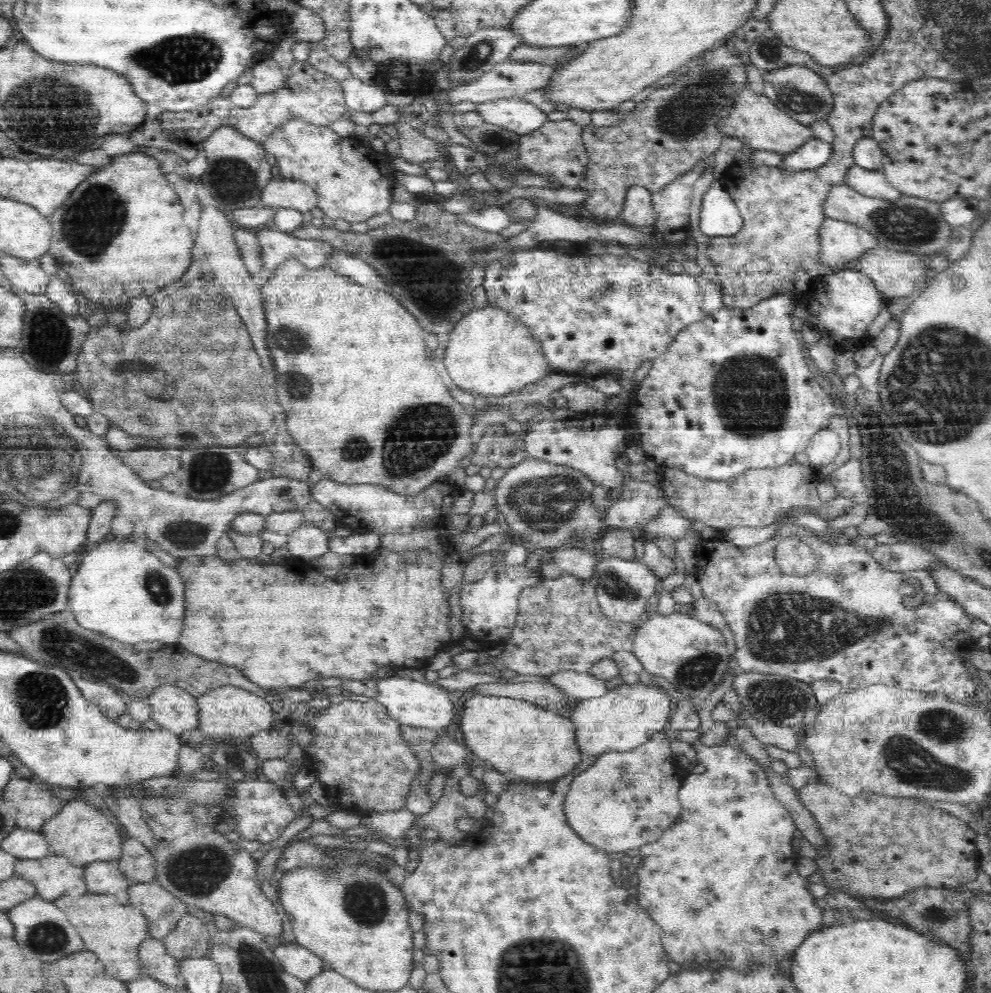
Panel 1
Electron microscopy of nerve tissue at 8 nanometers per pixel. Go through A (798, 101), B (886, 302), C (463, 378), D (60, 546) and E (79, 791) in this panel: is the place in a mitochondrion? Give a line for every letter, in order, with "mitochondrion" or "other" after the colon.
A: mitochondrion
B: other
C: other
D: other
E: other

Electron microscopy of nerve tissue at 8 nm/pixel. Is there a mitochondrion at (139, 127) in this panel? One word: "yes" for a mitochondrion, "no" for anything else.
no

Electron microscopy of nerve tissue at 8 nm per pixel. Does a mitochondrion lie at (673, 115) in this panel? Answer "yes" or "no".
yes

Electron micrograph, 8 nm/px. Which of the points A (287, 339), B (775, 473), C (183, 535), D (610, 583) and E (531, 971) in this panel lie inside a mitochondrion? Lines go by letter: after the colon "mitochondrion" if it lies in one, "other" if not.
A: mitochondrion
B: other
C: mitochondrion
D: mitochondrion
E: mitochondrion

